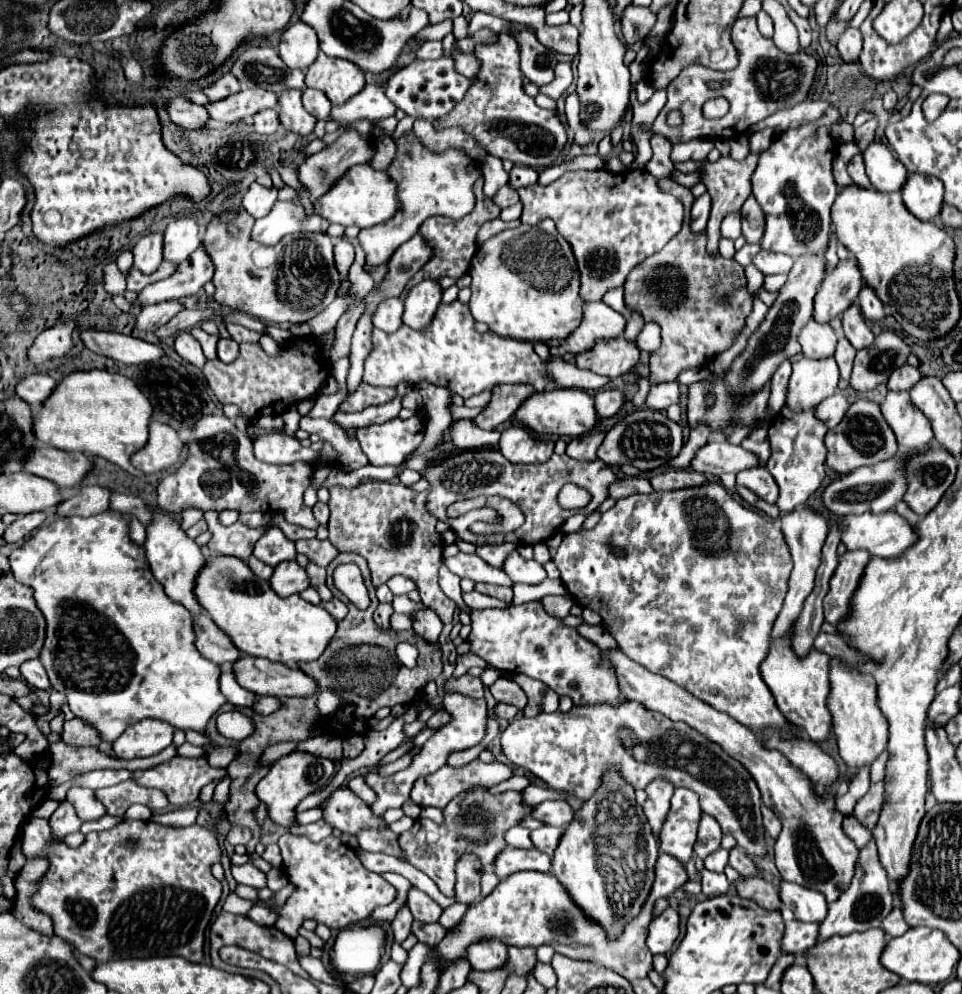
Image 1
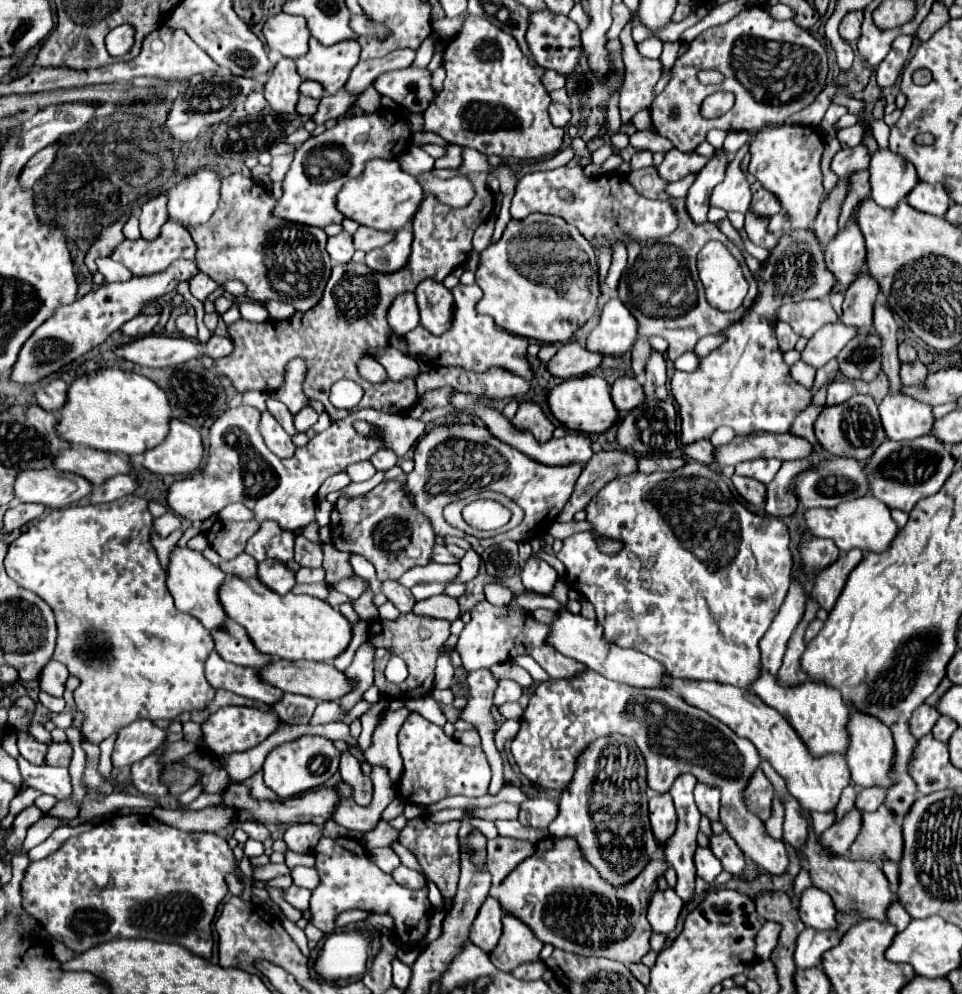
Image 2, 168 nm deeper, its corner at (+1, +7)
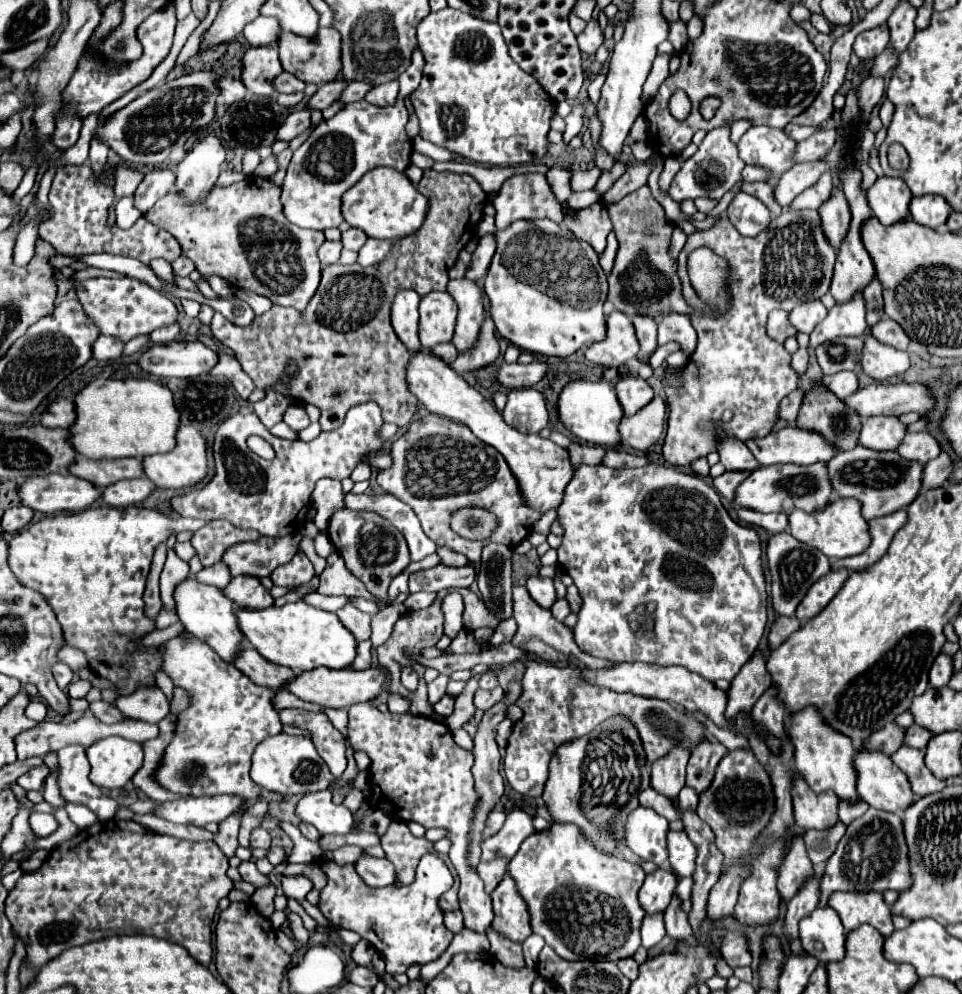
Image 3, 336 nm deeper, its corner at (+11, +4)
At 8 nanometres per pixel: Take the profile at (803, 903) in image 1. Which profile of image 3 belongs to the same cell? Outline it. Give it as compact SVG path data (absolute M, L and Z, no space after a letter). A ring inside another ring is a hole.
M831 907L815 909L811 915L803 917L799 935L803 949L823 965L845 957L845 929Z

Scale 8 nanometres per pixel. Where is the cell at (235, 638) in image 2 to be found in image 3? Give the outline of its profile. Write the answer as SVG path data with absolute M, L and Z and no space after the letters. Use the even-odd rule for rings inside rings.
M253 647L245 649L239 655L239 659L235 661L235 667L239 667L239 671L243 671L255 685L269 687L273 691L283 689L285 683L289 683L297 677L297 673L293 669L281 667L281 665L275 665L275 663L263 659Z

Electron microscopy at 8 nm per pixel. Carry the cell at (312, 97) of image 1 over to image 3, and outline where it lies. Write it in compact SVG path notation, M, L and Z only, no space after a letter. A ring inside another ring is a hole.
M283 71L273 79L273 87L277 93L295 93L295 91L303 91L305 83L301 79L297 79L293 73Z

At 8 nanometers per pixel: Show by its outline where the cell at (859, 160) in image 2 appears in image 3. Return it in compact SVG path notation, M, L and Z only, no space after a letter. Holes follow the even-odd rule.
M819 161L793 165L785 175L781 175L779 183L773 189L775 201L781 207L787 207L801 191L811 187L811 183L815 183L815 179L819 179L819 173L823 171L827 171L827 163L819 163Z

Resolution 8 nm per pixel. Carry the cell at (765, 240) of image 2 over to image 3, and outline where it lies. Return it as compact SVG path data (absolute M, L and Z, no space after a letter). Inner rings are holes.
M743 191L735 193L733 201L727 207L727 217L737 227L737 231L747 237L757 235L759 231L767 229L771 223L771 213L767 205Z

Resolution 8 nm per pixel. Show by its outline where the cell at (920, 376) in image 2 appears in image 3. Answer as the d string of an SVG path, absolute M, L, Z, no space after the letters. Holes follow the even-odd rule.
M869 331L863 335L863 343L861 369L865 375L883 381L909 369L909 355L905 351L897 351L895 347L877 341Z

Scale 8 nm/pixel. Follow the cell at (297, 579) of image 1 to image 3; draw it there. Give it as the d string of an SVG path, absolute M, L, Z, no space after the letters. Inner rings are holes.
M249 575L233 577L223 593L241 609L267 609L273 605L269 591L259 583L259 579Z

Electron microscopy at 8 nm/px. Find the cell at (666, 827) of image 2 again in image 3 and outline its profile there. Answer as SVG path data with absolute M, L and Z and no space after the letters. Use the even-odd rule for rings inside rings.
M637 807L629 813L625 823L627 847L639 855L643 861L653 861L657 867L667 863L667 829L665 817L657 815L653 809Z

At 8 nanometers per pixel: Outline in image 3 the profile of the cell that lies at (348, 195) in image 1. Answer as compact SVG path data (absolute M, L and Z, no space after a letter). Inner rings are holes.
M377 167L375 171L363 175L347 195L343 195L343 217L351 227L363 229L367 237L397 241L415 233L429 211L429 201L417 191L417 187L401 171L391 171L387 167Z

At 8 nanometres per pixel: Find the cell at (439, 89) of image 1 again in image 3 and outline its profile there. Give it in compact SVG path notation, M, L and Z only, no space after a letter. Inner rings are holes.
M363 81L349 83L349 85L343 89L343 93L341 93L339 101L341 101L343 105L353 103L353 101L359 101L359 99L363 99L363 97L365 97L365 93L367 93L369 89L371 89L371 85L369 85L369 83L363 83Z

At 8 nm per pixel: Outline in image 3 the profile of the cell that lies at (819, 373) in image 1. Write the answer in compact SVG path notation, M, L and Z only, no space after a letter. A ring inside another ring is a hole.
M857 291L849 301L835 303L829 315L813 329L811 333L811 347L817 347L819 343L831 341L835 337L849 337L849 335L863 335L867 331L865 321L865 295Z

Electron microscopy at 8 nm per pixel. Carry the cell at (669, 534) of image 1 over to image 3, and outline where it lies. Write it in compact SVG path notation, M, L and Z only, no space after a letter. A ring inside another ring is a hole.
M579 465L573 471L573 479L567 485L565 499L561 507L557 509L557 521L563 527L563 543L557 549L559 553L559 565L565 573L571 573L581 599L583 607L577 615L577 625L573 627L573 637L579 649L587 655L607 659L613 663L619 661L645 661L645 663L657 663L663 667L669 665L683 665L689 671L709 679L725 679L731 681L739 669L751 659L753 651L759 645L759 639L763 637L765 623L767 623L767 591L765 591L765 579L763 579L763 561L761 561L761 543L759 535L751 527L737 525L725 507L721 505L721 499L717 491L707 485L701 477L693 473L683 473L677 467L639 467L639 469L611 469L603 465Z

